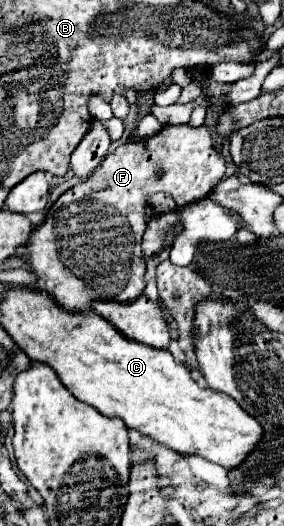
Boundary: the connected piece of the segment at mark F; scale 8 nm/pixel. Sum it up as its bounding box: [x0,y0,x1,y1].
[20,124,226,310]

